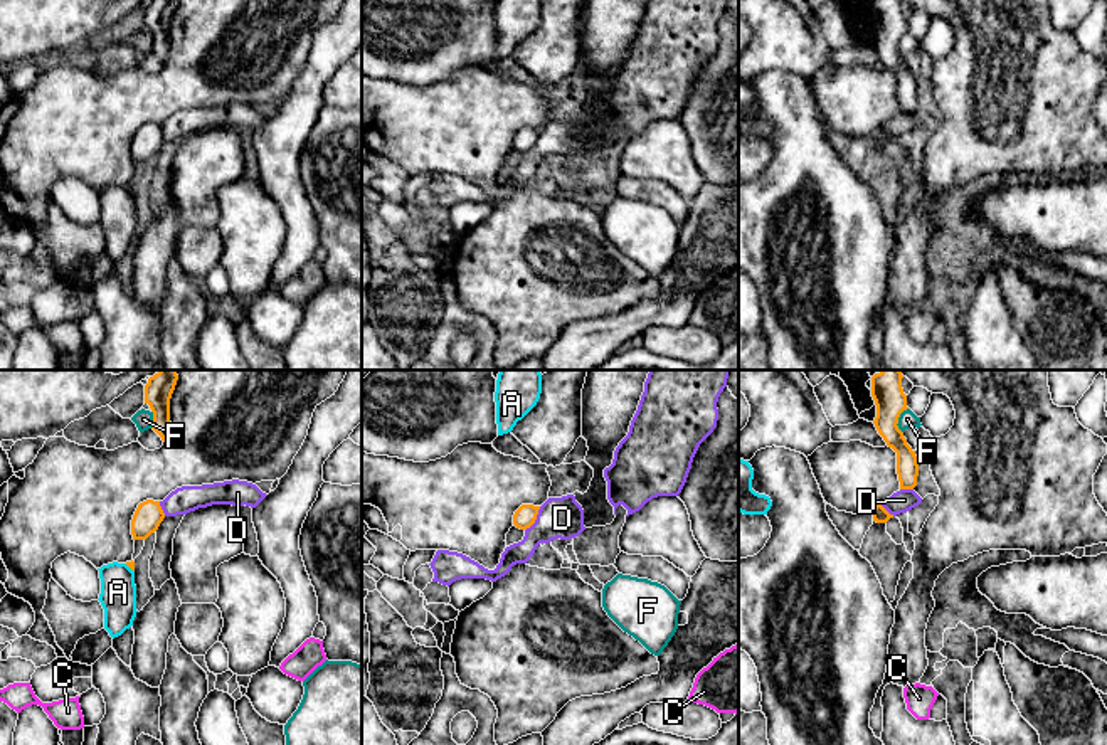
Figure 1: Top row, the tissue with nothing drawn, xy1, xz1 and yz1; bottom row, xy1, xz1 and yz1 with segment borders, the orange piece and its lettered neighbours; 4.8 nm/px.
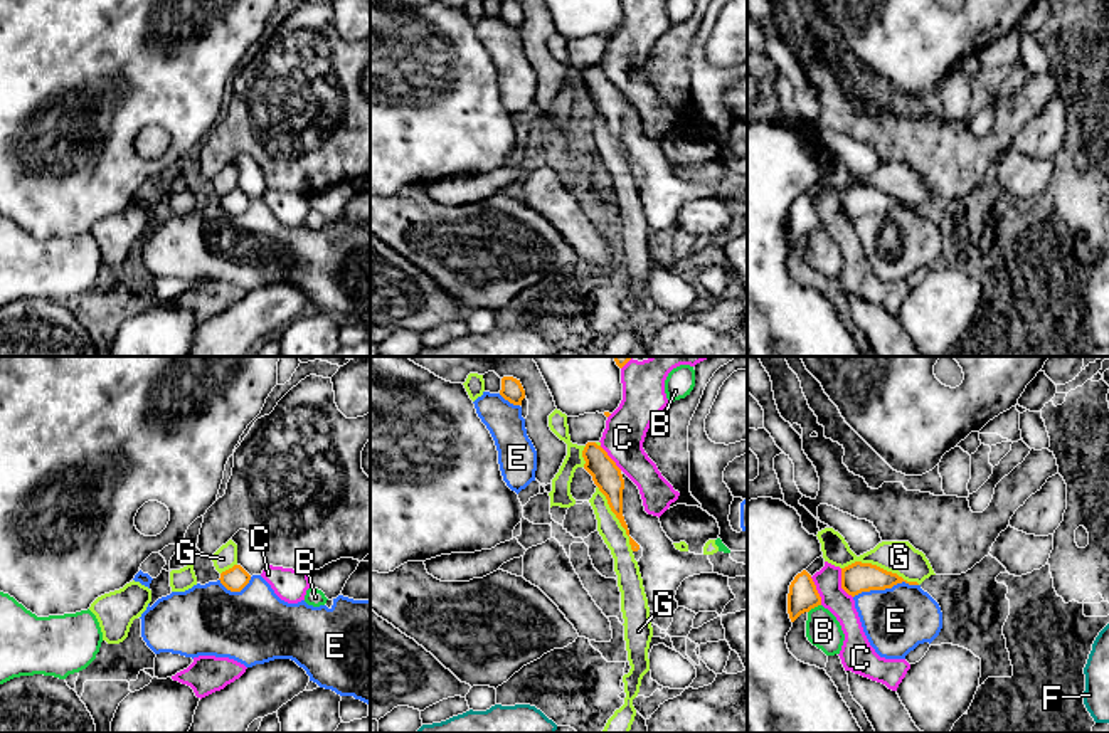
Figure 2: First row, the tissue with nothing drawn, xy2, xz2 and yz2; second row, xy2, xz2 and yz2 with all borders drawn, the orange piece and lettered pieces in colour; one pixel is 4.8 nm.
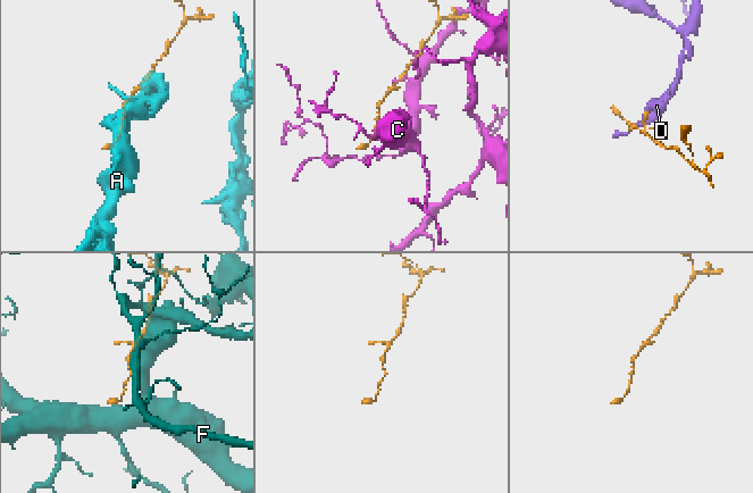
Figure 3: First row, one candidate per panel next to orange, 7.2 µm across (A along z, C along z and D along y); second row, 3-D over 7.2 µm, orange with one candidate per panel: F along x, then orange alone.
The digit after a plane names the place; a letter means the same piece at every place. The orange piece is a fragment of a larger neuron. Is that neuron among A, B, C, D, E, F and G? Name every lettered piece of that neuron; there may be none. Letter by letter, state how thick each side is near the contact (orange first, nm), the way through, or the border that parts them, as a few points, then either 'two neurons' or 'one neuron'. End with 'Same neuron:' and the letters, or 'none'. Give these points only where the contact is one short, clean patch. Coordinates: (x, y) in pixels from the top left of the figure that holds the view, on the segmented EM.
A: 30 nm thick on the orange side, 180 nm on the other; border along xy1 (125, 564), (133, 572); two neurons
B: 140 nm thick on the orange side, 160 nm on the other; two neurons
C: 150 nm thick on the orange side, 130 nm on the other; two neurons
D: 100 nm thick on the orange side, 190 nm on the other; border along xz1 (540, 507), (535, 520), (525, 530); two neurons
E: 150 nm thick on the orange side, 320 nm on the other; two neurons
F: 150 nm thick on the orange side, 80 nm on the other; border along yz1 (907, 407), (897, 424), (902, 433); two neurons
G: 150 nm thick on the orange side, 160 nm on the other; two neurons
Same neuron: none

